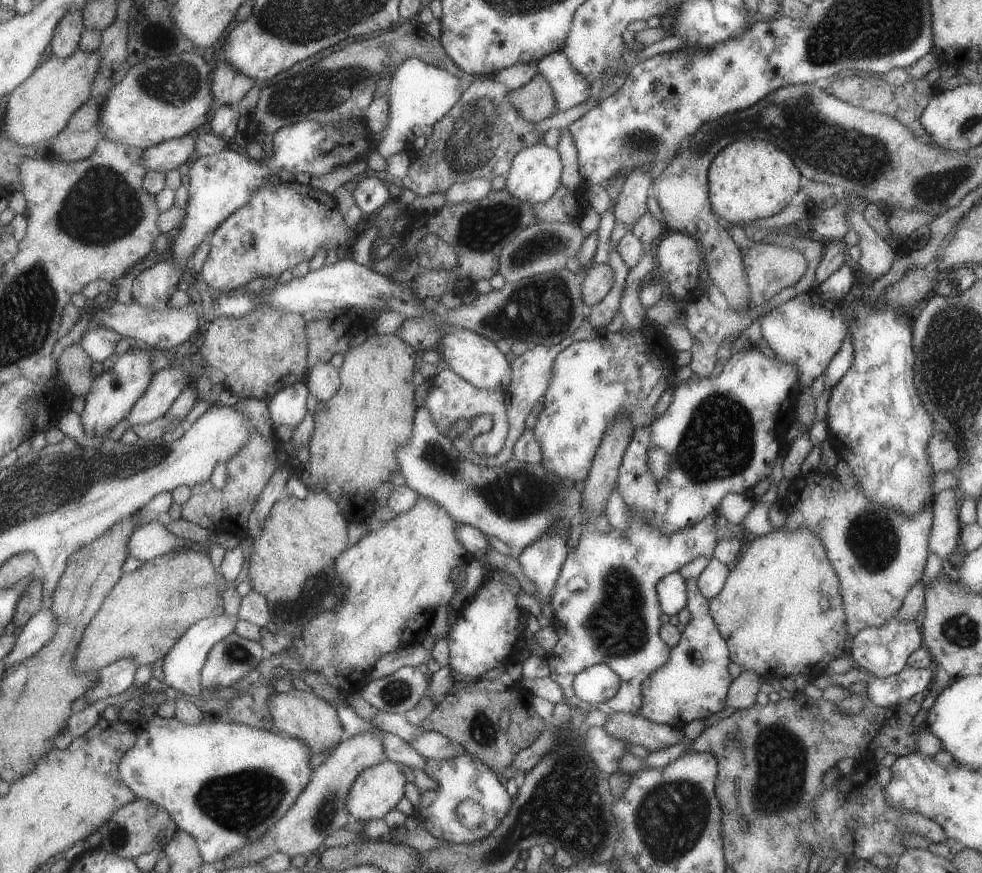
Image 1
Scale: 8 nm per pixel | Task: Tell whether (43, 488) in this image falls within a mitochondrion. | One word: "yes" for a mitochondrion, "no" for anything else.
yes

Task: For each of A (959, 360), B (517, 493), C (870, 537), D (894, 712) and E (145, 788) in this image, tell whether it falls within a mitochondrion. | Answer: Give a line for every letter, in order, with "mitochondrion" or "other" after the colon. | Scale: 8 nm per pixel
A: mitochondrion
B: mitochondrion
C: mitochondrion
D: other
E: other

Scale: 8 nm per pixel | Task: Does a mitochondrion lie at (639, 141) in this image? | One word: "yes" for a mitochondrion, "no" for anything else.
yes

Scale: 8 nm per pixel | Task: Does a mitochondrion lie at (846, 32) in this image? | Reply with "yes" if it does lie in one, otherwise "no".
yes

